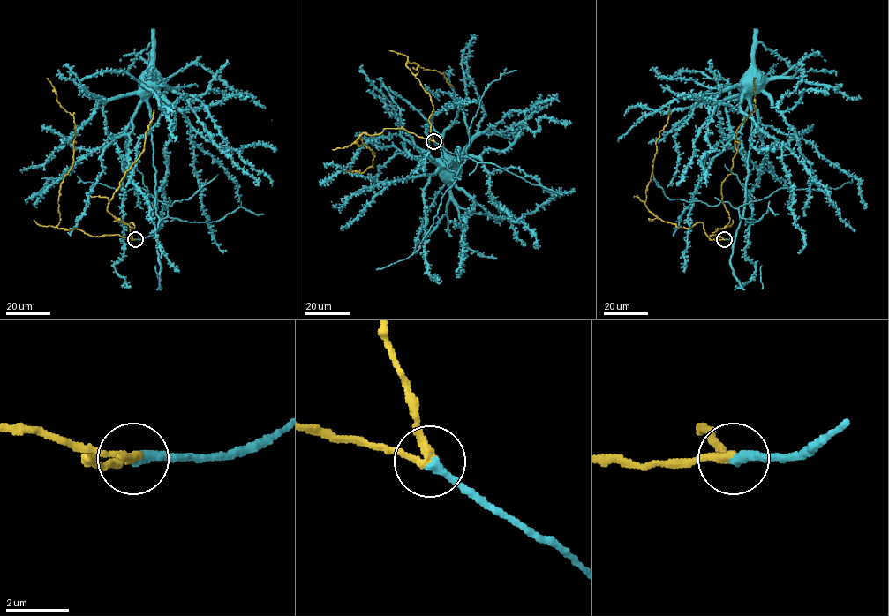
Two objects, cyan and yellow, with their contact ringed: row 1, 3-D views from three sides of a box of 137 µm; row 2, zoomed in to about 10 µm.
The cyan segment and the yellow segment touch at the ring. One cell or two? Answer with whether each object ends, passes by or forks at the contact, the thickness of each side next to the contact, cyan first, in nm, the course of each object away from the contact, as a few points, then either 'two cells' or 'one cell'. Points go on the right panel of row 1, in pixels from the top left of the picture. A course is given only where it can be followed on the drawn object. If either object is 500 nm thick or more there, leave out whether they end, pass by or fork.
cyan ends; yellow passes by; calibres 320 and 240 nm; course cyan (724, 239), (735, 235), (744, 207), (751, 127), (751, 108), (748, 96); course yellow (724, 239), (719, 234), (711, 234), (728, 222), (721, 183), (731, 172), (736, 131), (756, 108), (756, 78); one cell

